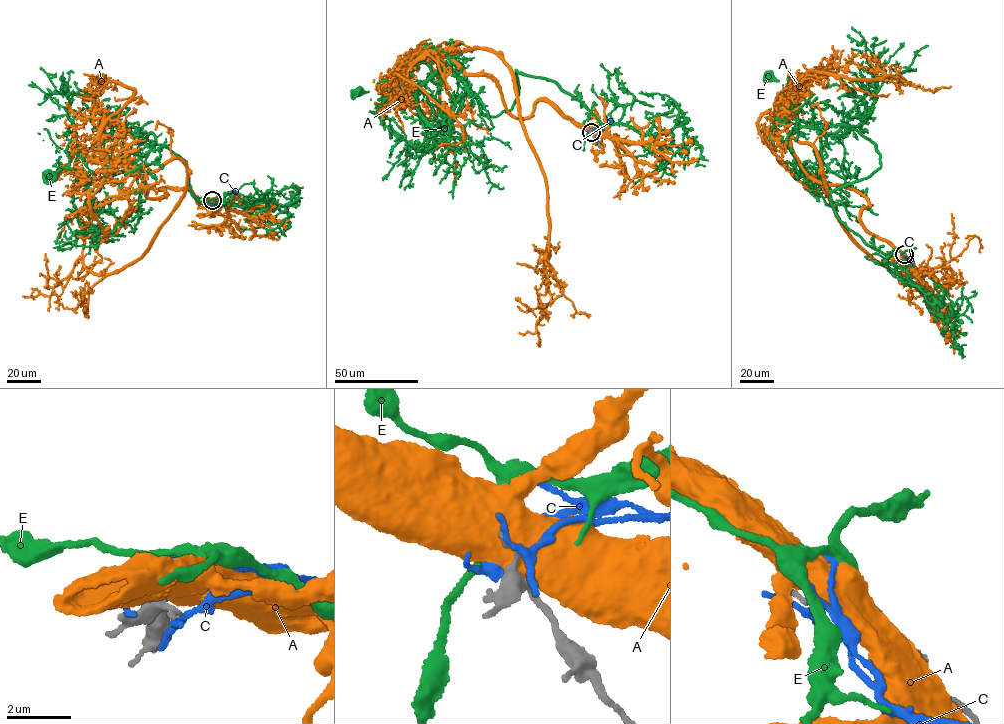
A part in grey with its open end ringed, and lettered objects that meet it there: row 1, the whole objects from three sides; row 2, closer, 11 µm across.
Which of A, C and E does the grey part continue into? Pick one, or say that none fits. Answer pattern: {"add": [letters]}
{"add": ["E"]}

